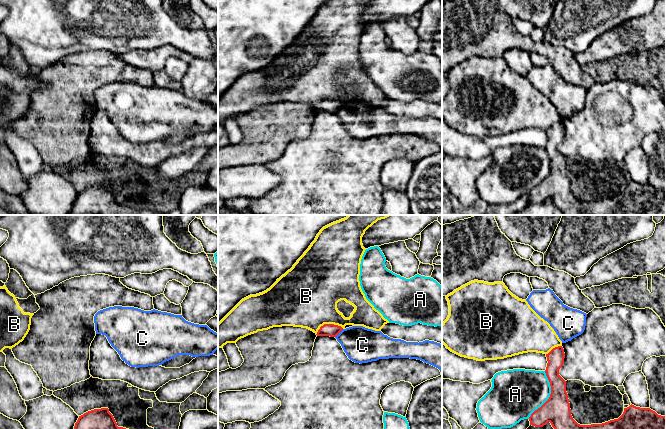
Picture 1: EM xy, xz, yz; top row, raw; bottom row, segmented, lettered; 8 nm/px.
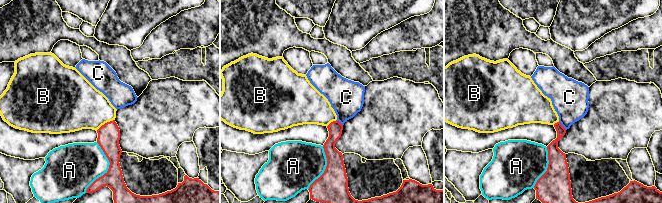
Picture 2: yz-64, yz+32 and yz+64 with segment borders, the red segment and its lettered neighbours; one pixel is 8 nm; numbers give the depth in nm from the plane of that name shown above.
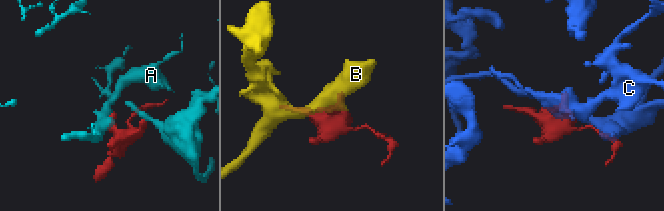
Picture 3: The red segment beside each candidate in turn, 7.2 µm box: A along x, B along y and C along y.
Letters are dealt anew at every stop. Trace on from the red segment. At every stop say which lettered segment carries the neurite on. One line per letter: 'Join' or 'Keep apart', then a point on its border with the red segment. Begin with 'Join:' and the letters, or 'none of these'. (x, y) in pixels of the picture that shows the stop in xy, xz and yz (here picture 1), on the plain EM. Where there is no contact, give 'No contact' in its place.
Join: none of these
A: Keep apart. Touches red at yz (550, 171)
B: Keep apart. Touches red at xz (328, 100)
C: Keep apart. Touches red at xz (339, 108)

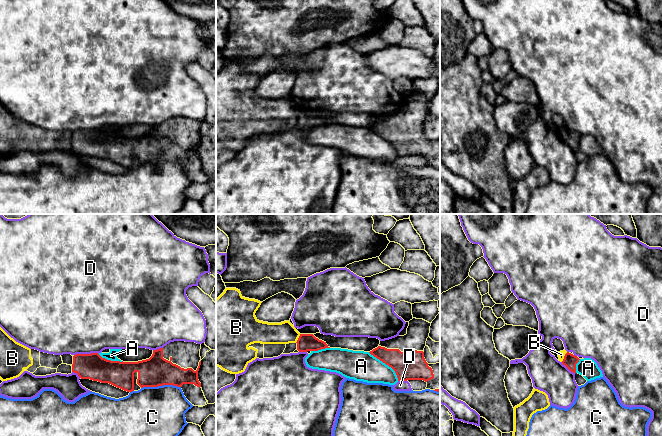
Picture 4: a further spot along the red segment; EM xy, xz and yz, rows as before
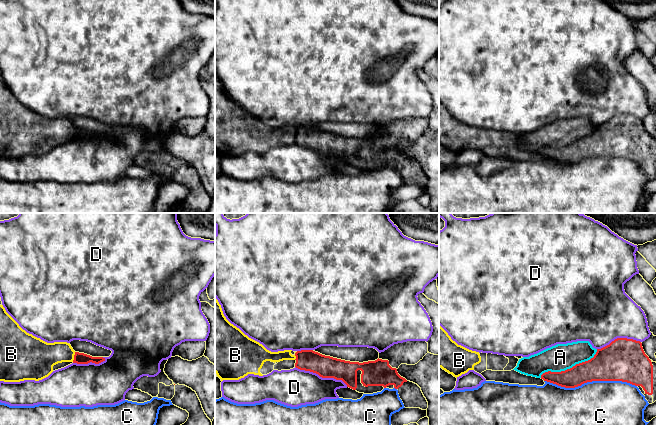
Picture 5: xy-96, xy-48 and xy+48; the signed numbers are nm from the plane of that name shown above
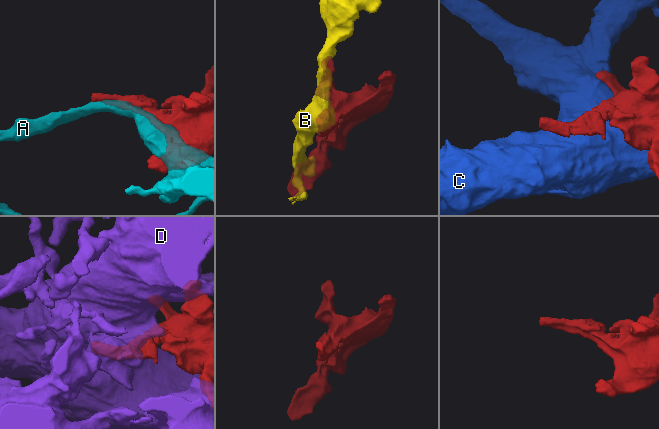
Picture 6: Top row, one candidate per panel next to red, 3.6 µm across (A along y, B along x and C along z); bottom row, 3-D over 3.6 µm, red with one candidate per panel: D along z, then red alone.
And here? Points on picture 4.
Join: none of these
A: Keep apart. Touches red at xz (386, 140)
B: Keep apart. Touches red at yz (564, 133)
C: Keep apart. Touches red at xy (160, 161)
D: Keep apart. Touches red at xy (86, 130)

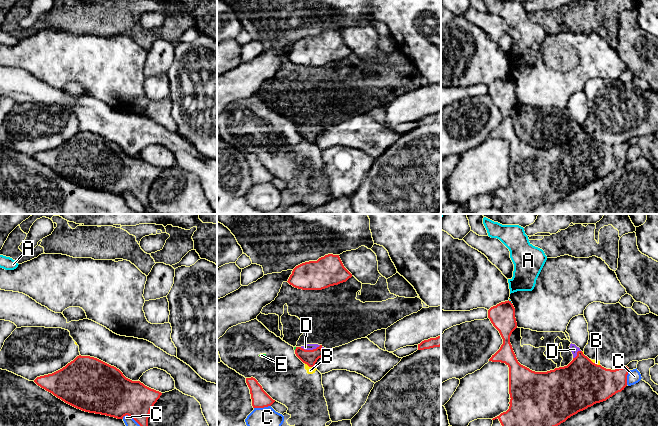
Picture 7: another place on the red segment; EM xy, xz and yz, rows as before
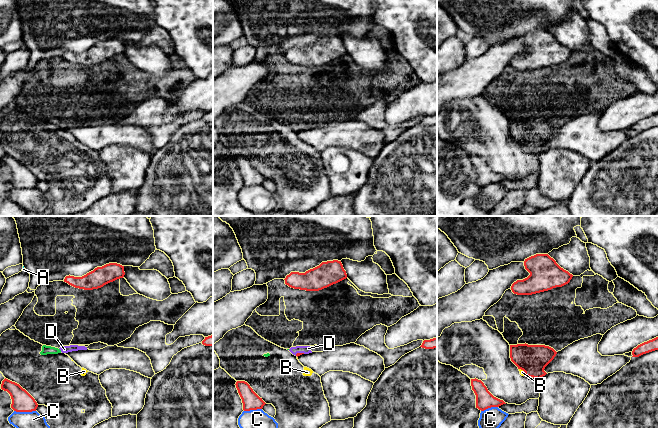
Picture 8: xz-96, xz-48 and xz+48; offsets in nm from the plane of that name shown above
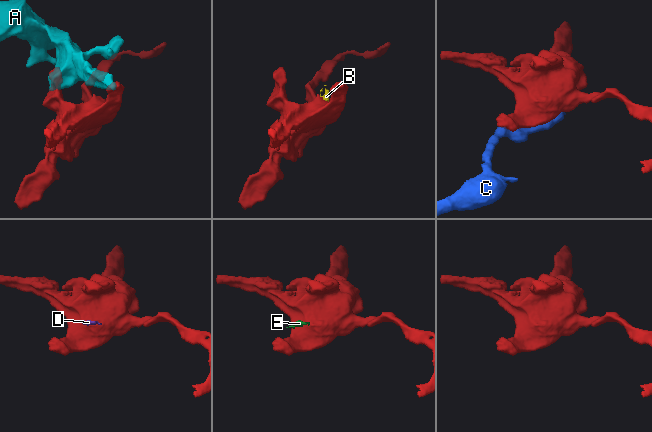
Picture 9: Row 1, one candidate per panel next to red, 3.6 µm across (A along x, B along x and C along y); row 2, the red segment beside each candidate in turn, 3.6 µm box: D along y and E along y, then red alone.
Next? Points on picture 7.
Join: D
A: Keep apart. Touches red at yz (510, 78)
B: Keep apart. Touches red at xz (310, 142)
C: Keep apart. Touches red at xy (134, 195)
D: Join. Touches red at xz (310, 126)
E: Keep apart. Touches red at xz (296, 124)

